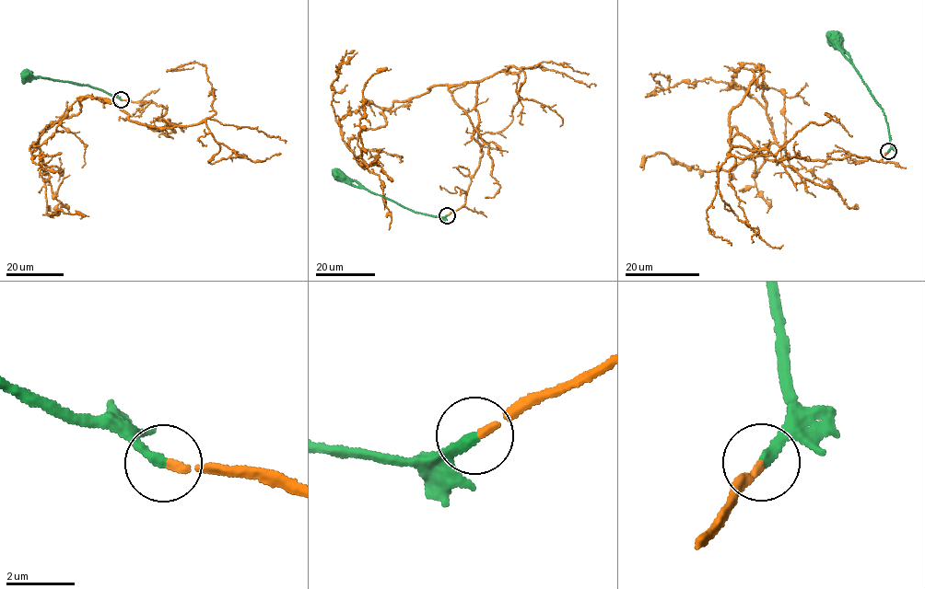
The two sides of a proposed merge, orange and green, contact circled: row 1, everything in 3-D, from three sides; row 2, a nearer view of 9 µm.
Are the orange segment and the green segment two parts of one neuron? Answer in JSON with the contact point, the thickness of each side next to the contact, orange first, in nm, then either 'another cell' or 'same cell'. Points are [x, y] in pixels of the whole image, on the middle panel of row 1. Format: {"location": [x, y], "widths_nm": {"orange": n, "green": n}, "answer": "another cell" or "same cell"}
{"location": [447, 215], "widths_nm": {"orange": 220, "green": 280}, "answer": "same cell"}

